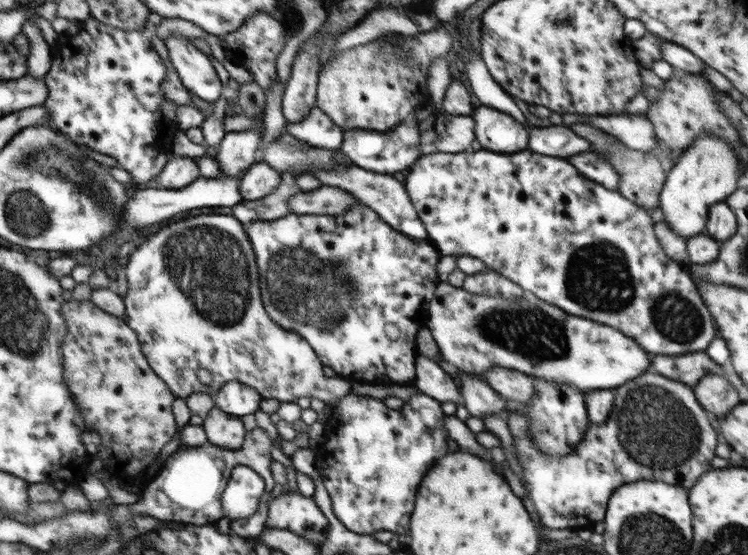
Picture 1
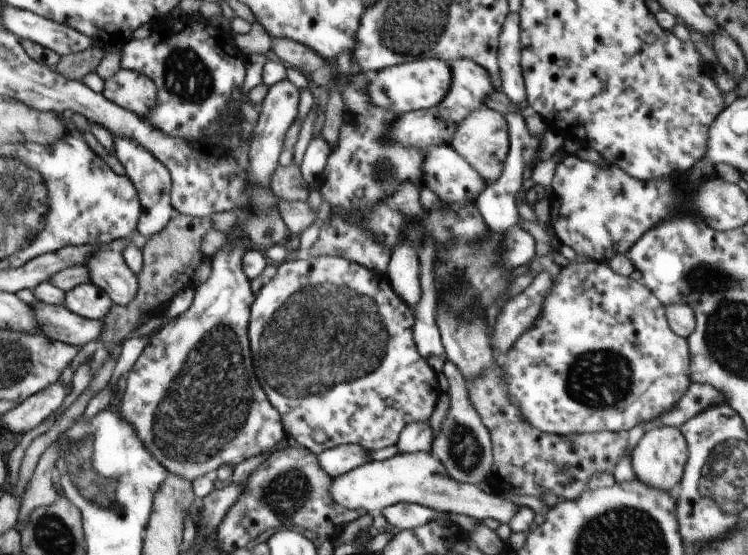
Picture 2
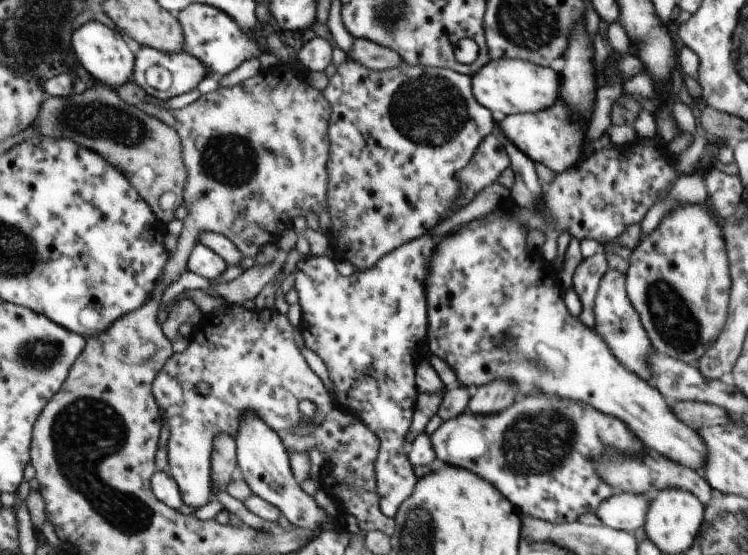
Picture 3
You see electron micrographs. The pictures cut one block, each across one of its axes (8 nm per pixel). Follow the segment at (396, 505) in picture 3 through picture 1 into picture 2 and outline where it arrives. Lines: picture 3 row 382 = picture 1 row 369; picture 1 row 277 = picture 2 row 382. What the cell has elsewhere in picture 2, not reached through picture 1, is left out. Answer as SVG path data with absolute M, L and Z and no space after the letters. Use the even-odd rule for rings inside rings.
M304 254L293 261L277 264L274 278L266 280L260 292L255 295L250 311L250 324L248 325L248 338L250 342L252 362L256 378L266 393L270 404L280 413L280 418L288 439L295 445L308 448L315 455L320 454L325 448L334 448L340 445L358 443L366 450L382 450L397 444L399 434L410 422L426 422L434 412L438 397L442 390L435 370L420 356L412 326L414 316L411 308L394 292L389 284L388 276L368 270L355 262L350 262L342 257L320 255L316 257ZM314 430L324 430L328 440L326 443L317 444L312 438Z

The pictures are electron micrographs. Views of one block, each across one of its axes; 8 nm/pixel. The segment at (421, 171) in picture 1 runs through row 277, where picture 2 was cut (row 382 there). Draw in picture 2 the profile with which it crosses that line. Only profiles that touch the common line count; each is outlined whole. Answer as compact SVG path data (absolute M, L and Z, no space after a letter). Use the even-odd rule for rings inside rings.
M590 260L584 263L568 264L566 268L561 268L558 276L552 277L552 288L548 290L550 294L546 296L544 304L542 304L542 312L538 316L538 320L534 322L534 326L530 330L526 330L516 342L514 346L508 350L503 363L504 382L508 386L508 396L512 404L518 404L522 418L538 428L540 432L546 432L551 436L567 436L574 434L578 436L583 432L618 432L626 434L638 424L648 426L649 422L654 422L656 418L660 418L664 412L668 412L672 406L678 404L678 400L686 394L688 388L692 384L690 378L690 350L688 340L678 336L668 324L664 305L651 290L646 286L634 281L630 278L624 278L620 274L616 274L609 264Z

